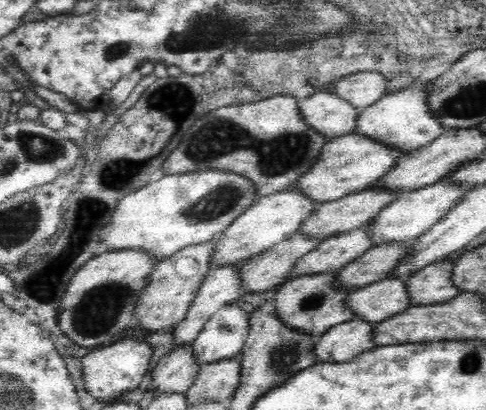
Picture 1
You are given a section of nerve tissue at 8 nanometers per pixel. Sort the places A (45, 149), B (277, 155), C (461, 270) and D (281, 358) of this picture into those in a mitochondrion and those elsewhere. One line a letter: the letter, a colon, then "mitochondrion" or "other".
A: mitochondrion
B: mitochondrion
C: other
D: mitochondrion

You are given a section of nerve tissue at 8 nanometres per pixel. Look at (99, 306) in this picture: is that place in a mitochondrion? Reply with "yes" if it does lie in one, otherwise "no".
yes

